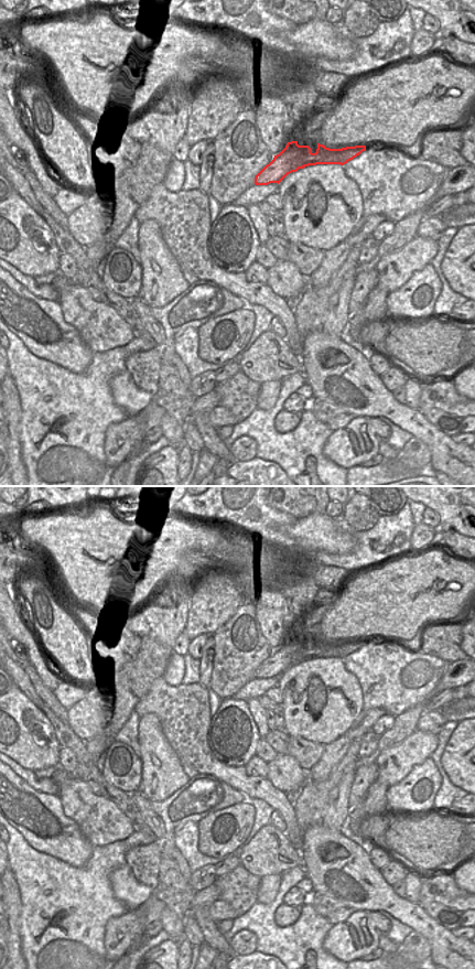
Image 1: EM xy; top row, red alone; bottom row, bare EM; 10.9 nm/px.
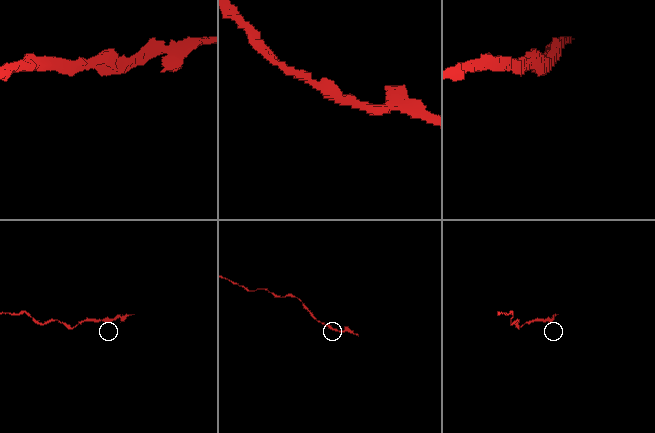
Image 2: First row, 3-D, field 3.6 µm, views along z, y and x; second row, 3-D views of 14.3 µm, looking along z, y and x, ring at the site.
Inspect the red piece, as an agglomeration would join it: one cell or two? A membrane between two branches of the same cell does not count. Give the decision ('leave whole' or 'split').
split

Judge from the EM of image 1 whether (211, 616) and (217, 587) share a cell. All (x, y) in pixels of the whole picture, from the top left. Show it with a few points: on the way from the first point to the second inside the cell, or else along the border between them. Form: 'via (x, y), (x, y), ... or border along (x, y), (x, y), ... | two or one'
via (211, 609), (217, 594) | one

